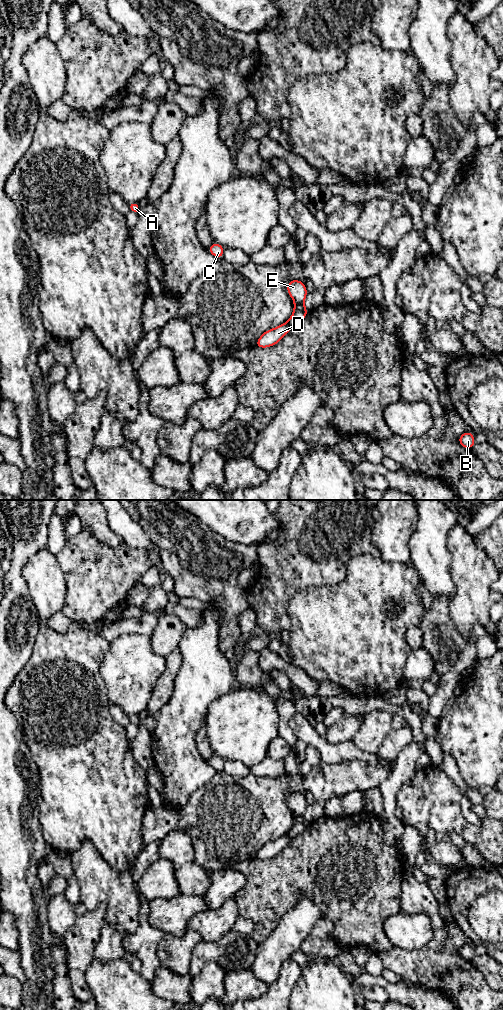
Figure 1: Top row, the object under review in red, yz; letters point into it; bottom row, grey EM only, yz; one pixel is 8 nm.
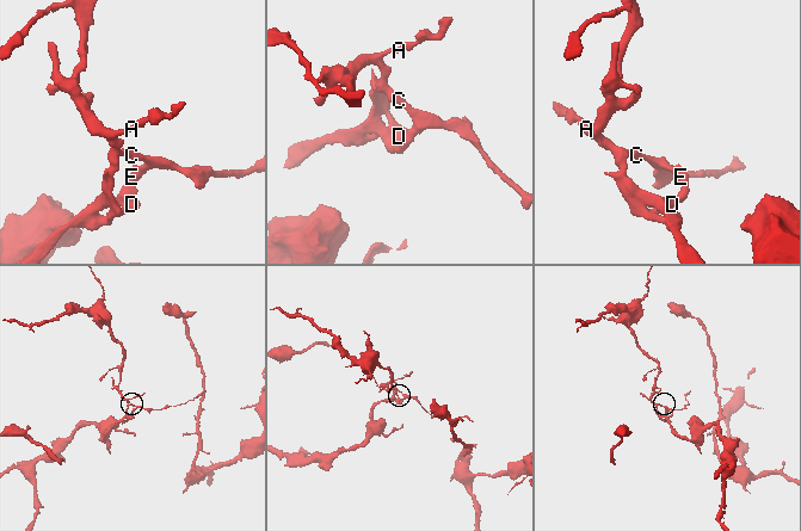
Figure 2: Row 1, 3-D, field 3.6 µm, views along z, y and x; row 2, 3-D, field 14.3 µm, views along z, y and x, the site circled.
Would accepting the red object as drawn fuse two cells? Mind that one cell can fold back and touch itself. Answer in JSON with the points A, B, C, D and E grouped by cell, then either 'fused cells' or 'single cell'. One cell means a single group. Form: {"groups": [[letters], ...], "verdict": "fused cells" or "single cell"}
{"groups": [["A", "C", "D", "E"], ["B"]], "verdict": "fused cells"}

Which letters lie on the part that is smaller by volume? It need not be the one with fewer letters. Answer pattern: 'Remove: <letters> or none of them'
Remove: A, C, D, E

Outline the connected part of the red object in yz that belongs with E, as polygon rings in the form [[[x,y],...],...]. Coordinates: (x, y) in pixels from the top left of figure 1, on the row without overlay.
[[[292,792],[287,796],[287,803],[295,816],[303,815],[306,811],[306,798],[303,794]]]

